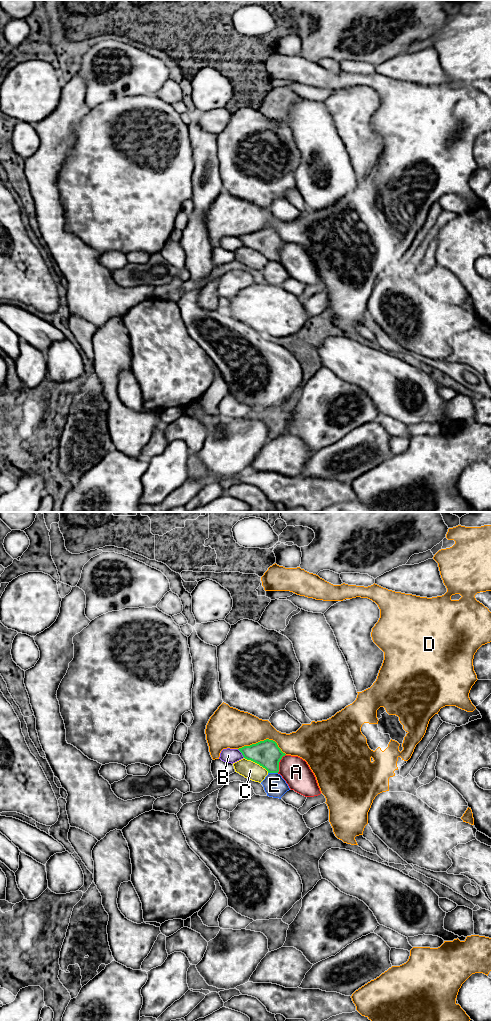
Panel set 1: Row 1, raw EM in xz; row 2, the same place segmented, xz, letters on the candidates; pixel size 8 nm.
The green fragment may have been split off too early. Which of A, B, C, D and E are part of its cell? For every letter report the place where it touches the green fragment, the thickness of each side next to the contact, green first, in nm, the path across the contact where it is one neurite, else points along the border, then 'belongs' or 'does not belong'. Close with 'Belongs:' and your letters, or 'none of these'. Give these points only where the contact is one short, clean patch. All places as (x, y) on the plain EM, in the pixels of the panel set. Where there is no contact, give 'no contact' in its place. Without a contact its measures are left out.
A: meets green in xz at (278, 251); 220 nm thick on the green side, 220 nm on the other; does not belong
B: meets green in xz at (241, 240); 220 nm thick on the green side, 110 nm on the other; does not belong
C: meets green in xz at (256, 250); 220 nm thick on the green side, 140 nm on the other; belongs
D: meets green in xz at (263, 229); 220 nm thick on the green side, 300 nm on the other; does not belong
E: meets green in xz at (273, 260); 220 nm thick on the green side, 180 nm on the other; border along xz (268, 260), (277, 261); does not belong
Belongs: C

